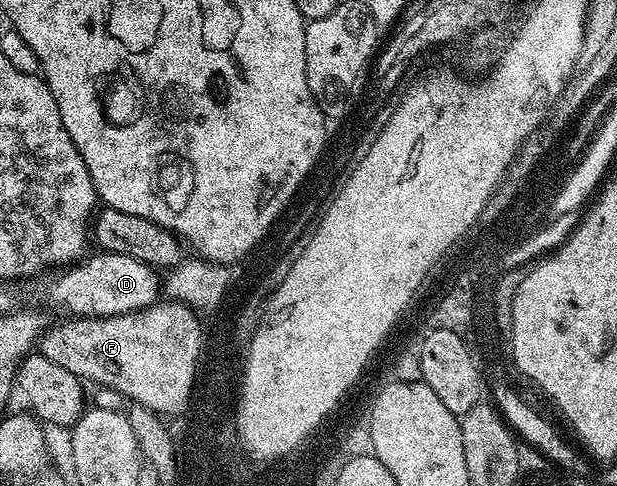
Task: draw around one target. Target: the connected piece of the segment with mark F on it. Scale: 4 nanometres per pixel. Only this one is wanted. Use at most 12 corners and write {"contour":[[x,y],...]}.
{"contour":[[196,311],[75,316],[37,350],[159,416],[191,398]]}

